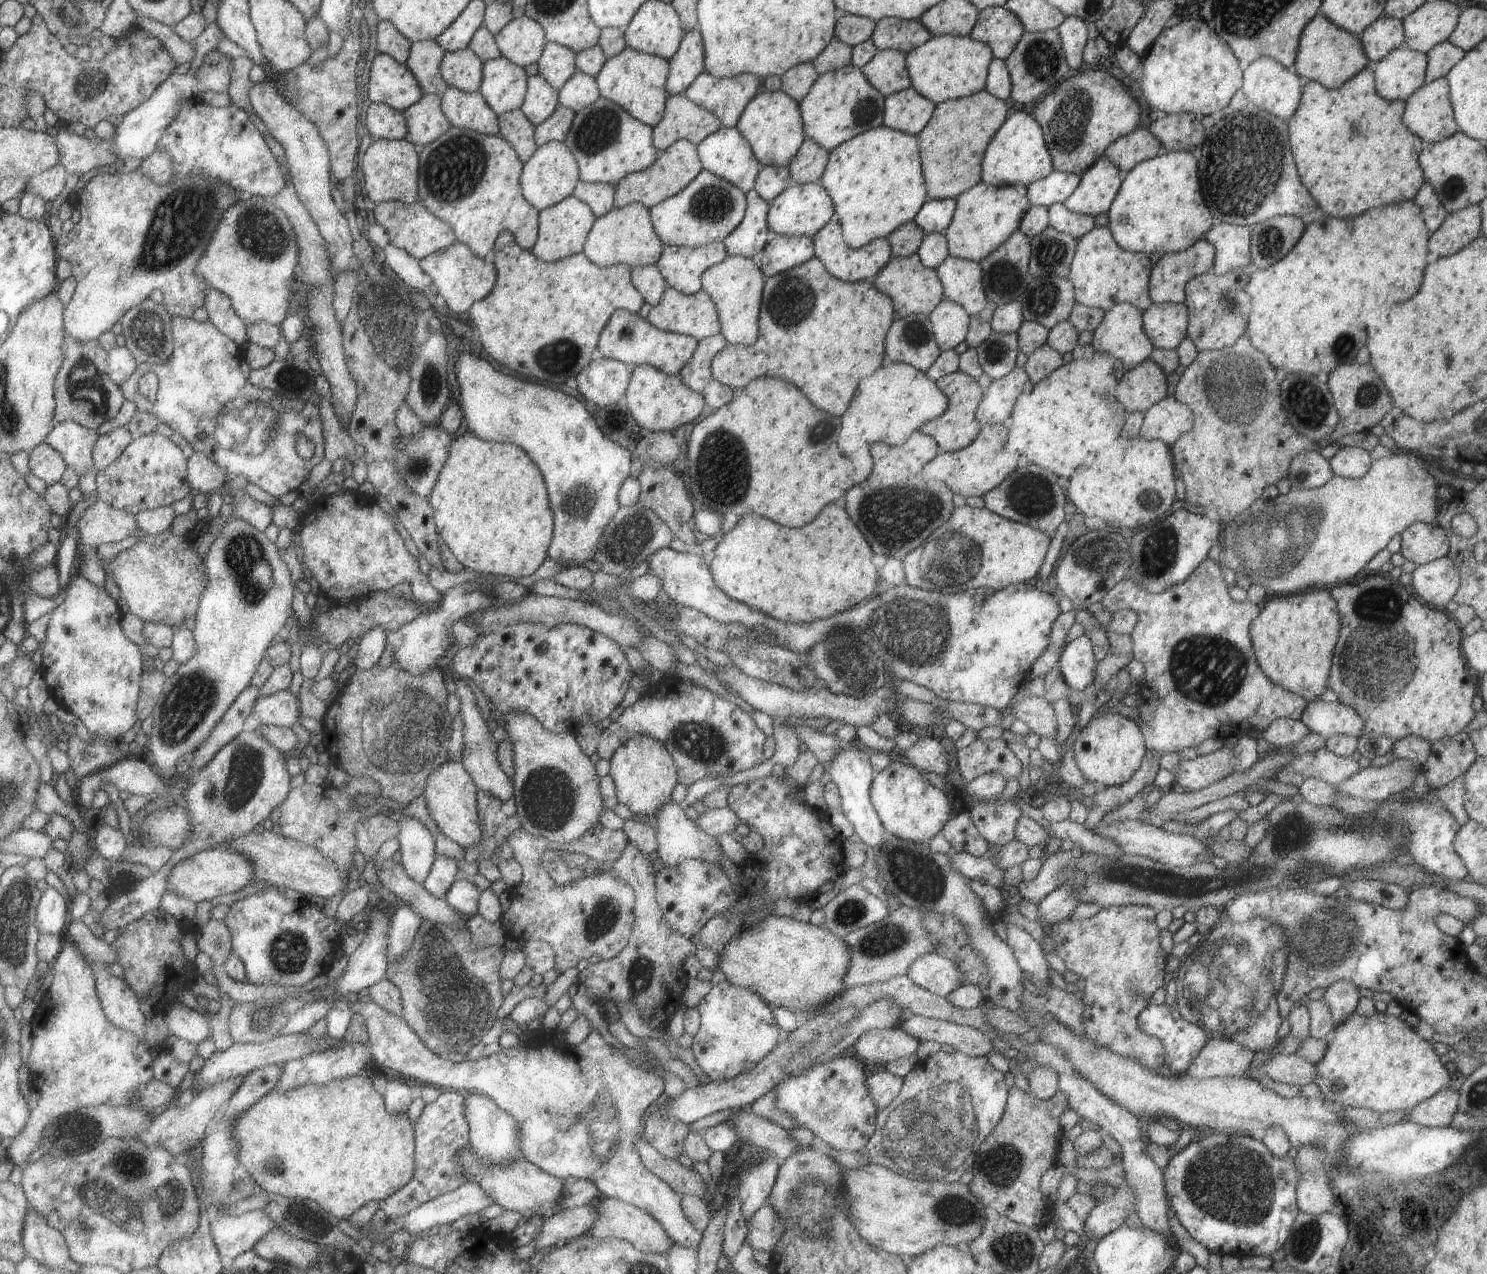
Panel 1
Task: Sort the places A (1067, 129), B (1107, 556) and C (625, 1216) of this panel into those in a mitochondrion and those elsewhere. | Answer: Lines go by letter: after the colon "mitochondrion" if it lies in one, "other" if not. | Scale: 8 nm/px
A: mitochondrion
B: mitochondrion
C: other

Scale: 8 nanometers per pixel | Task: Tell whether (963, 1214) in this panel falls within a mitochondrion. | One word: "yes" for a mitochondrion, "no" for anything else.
yes

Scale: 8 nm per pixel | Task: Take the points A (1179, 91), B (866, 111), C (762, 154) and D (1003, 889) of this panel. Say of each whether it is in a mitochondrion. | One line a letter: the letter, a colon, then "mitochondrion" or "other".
A: other
B: mitochondrion
C: other
D: other

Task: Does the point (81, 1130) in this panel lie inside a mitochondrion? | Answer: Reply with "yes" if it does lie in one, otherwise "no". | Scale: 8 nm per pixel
yes

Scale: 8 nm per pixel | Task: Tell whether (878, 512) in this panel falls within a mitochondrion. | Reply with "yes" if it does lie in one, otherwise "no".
yes

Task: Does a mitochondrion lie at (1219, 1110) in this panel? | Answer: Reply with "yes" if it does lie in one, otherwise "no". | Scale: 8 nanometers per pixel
no

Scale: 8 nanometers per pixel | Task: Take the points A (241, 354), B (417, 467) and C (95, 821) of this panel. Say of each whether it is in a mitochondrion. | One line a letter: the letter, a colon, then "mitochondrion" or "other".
A: other
B: mitochondrion
C: other

